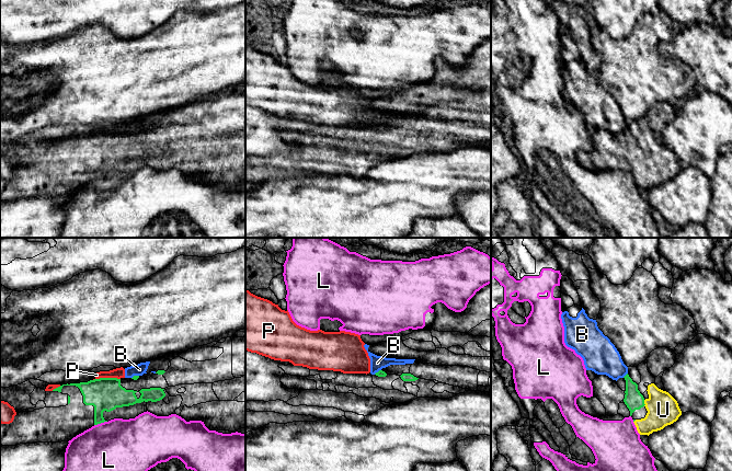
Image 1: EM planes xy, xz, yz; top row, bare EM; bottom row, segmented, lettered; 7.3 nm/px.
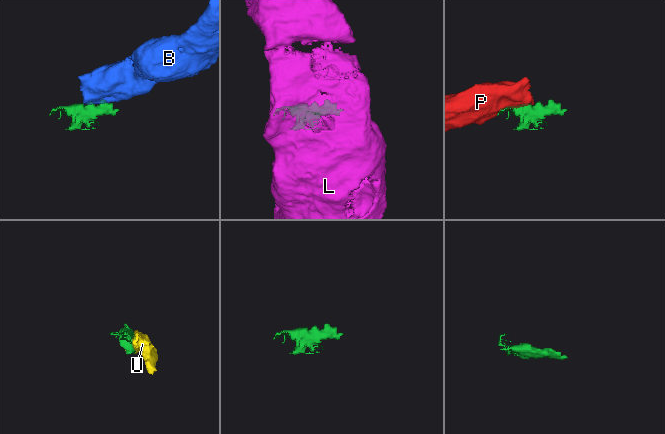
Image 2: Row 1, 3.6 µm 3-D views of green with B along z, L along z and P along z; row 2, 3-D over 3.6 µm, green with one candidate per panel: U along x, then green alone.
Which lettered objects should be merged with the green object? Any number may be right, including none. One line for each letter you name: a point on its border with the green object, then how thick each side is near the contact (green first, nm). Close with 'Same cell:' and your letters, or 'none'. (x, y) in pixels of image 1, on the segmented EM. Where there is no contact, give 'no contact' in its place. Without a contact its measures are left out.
U: contact yz (643, 403); calibres 140 and 240 nm
Same cell: U

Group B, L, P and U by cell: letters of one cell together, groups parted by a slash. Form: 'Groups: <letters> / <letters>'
Groups: B P / L / U

